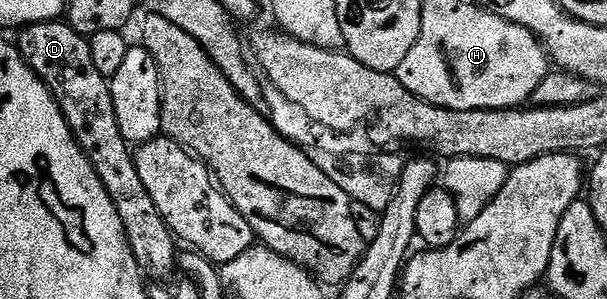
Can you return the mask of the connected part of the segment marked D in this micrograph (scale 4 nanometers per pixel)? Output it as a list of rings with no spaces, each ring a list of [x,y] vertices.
[[[62,19],[28,24],[18,36],[19,52],[27,59],[27,65],[35,71],[37,78],[41,78],[41,82],[45,82],[45,86],[53,94],[77,146],[81,146],[85,158],[89,158],[93,170],[97,170],[97,178],[101,178],[109,198],[113,198],[113,206],[117,206],[117,215],[121,218],[121,226],[125,226],[127,241],[133,250],[133,258],[137,258],[140,272],[155,282],[170,281],[170,276],[176,275],[177,272],[177,241],[165,218],[161,218],[161,210],[157,210],[153,198],[149,198],[149,190],[145,190],[145,185],[141,183],[141,174],[137,174],[132,145],[128,144],[125,138],[121,138],[121,126],[117,126],[117,110],[113,110],[111,85],[108,77],[97,71],[90,39],[77,34],[77,30],[73,30],[71,25]]]

